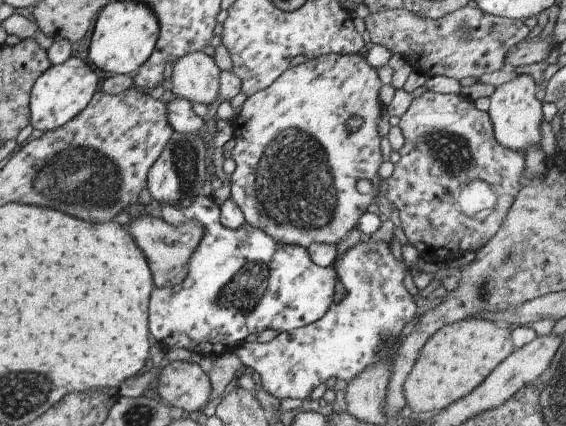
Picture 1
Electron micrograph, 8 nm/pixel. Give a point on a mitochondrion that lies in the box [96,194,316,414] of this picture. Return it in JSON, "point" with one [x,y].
{"point":[244,293]}

